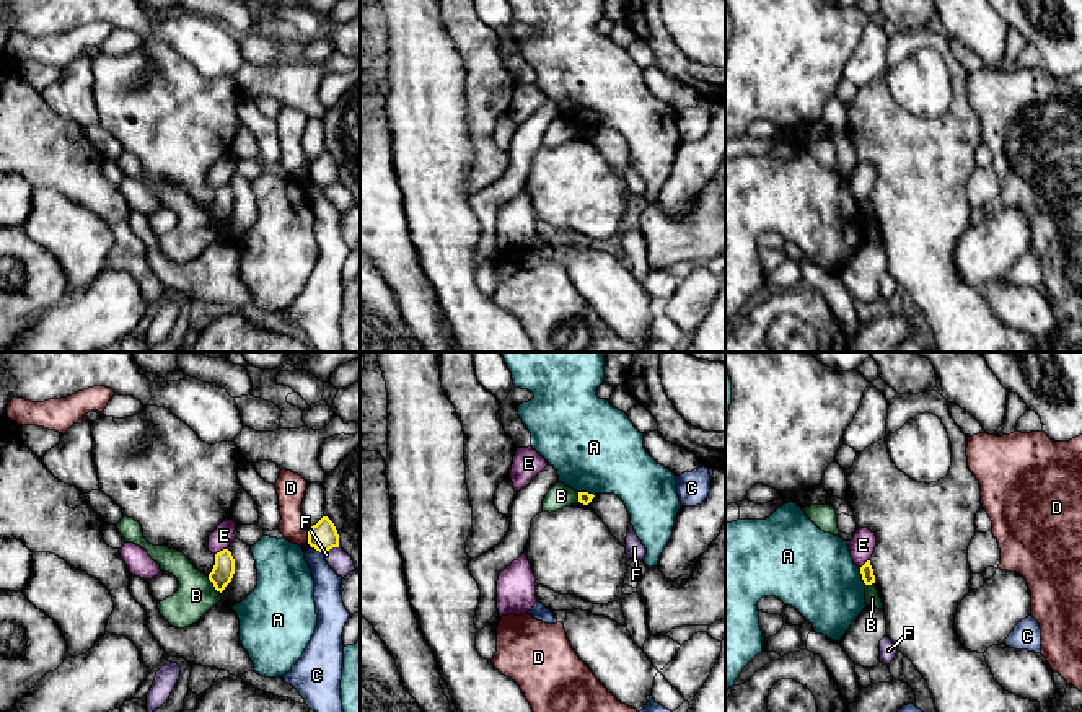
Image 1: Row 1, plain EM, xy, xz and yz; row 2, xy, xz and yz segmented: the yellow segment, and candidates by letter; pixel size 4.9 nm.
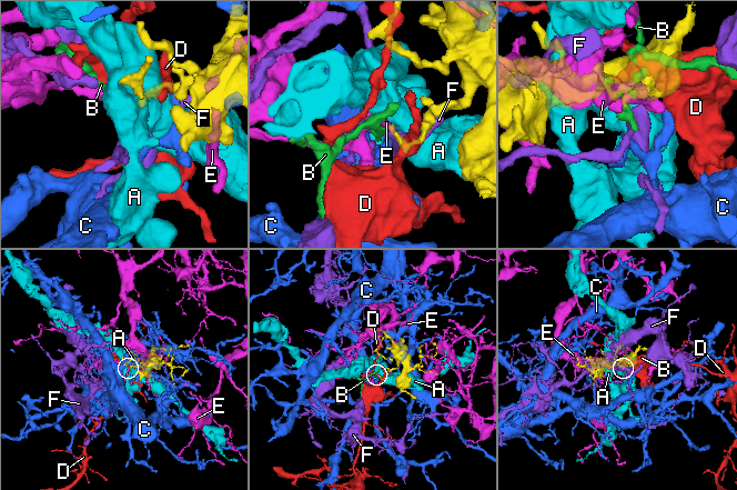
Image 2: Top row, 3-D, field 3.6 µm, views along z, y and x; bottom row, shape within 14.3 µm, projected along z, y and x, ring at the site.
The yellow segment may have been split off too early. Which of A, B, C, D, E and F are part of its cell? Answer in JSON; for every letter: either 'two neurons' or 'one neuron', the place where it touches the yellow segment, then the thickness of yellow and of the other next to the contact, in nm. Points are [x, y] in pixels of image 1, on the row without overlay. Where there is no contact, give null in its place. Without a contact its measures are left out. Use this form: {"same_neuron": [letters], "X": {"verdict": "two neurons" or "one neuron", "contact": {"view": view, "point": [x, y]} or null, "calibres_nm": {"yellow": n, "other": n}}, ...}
{"same_neuron": [], "A": {"verdict": "two neurons", "contact": {"view": "yz", "point": [862, 212]}, "calibres_nm": {"yellow": 60, "other": 400}}, "B": {"verdict": "two neurons", "contact": {"view": "xy", "point": [214, 220]}, "calibres_nm": {"yellow": 110, "other": 190}}, "C": {"verdict": "two neurons", "contact": {"view": "xy", "point": [318, 184]}, "calibres_nm": {"yellow": 140, "other": 140}}, "D": {"verdict": "two neurons", "contact": {"view": "xy", "point": [308, 171]}, "calibres_nm": {"yellow": 140, "other": 140}}, "E": {"verdict": "two neurons", "contact": {"view": "xy", "point": [220, 186]}, "calibres_nm": {"yellow": 110, "other": 100}}, "F": {"verdict": "two neurons", "contact": {"view": "xy", "point": [331, 183]}, "calibres_nm": {"yellow": 140, "other": 110}}}

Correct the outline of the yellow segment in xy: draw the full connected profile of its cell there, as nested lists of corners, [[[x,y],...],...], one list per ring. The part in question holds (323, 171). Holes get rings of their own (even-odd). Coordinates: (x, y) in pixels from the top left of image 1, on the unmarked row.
[[[323,152],[310,163],[308,179],[323,189],[332,182],[339,182],[337,165],[328,152]]]

